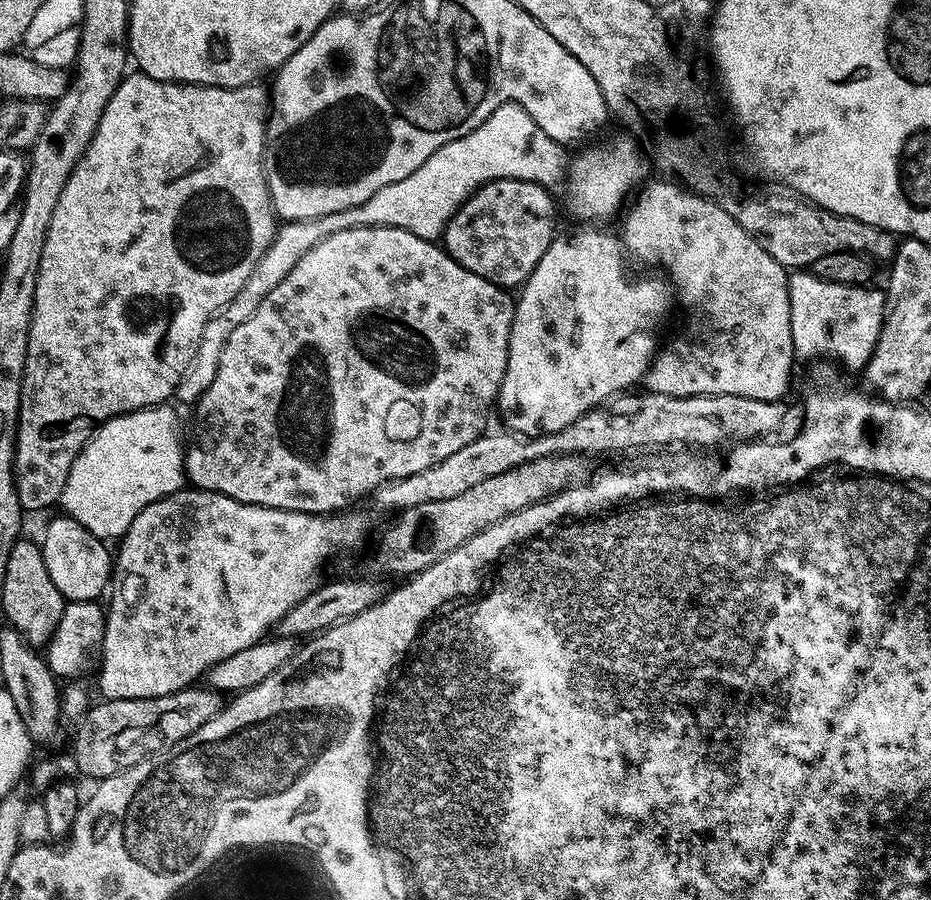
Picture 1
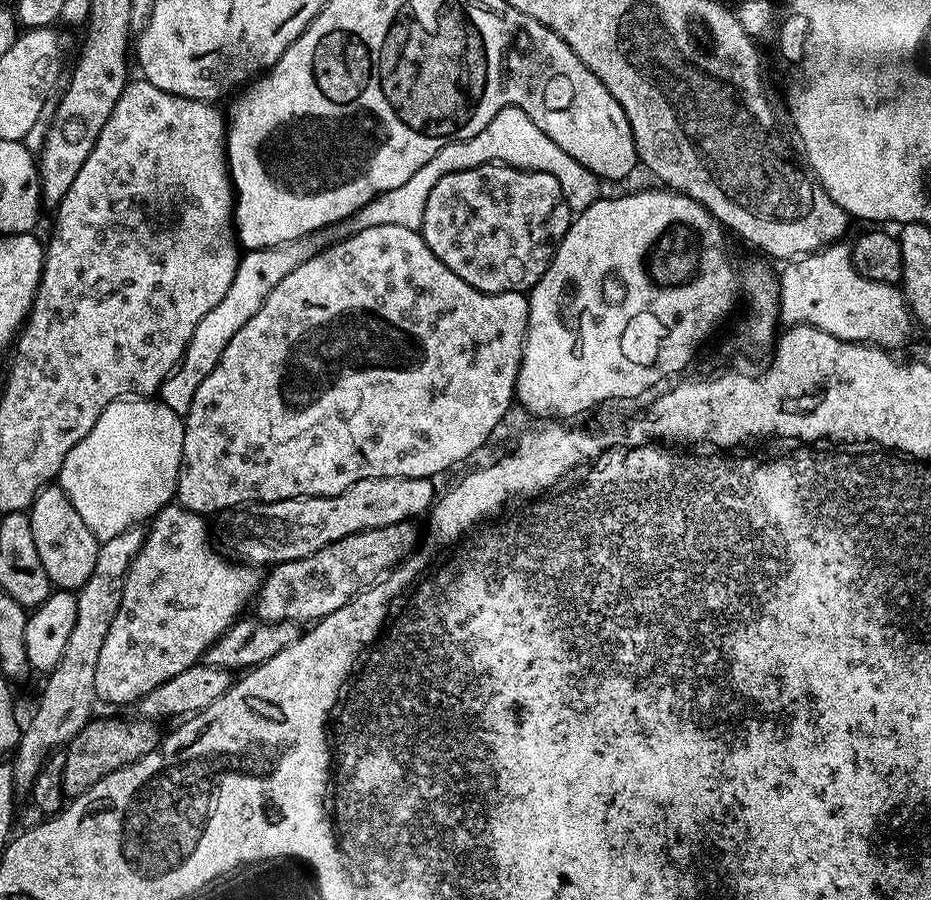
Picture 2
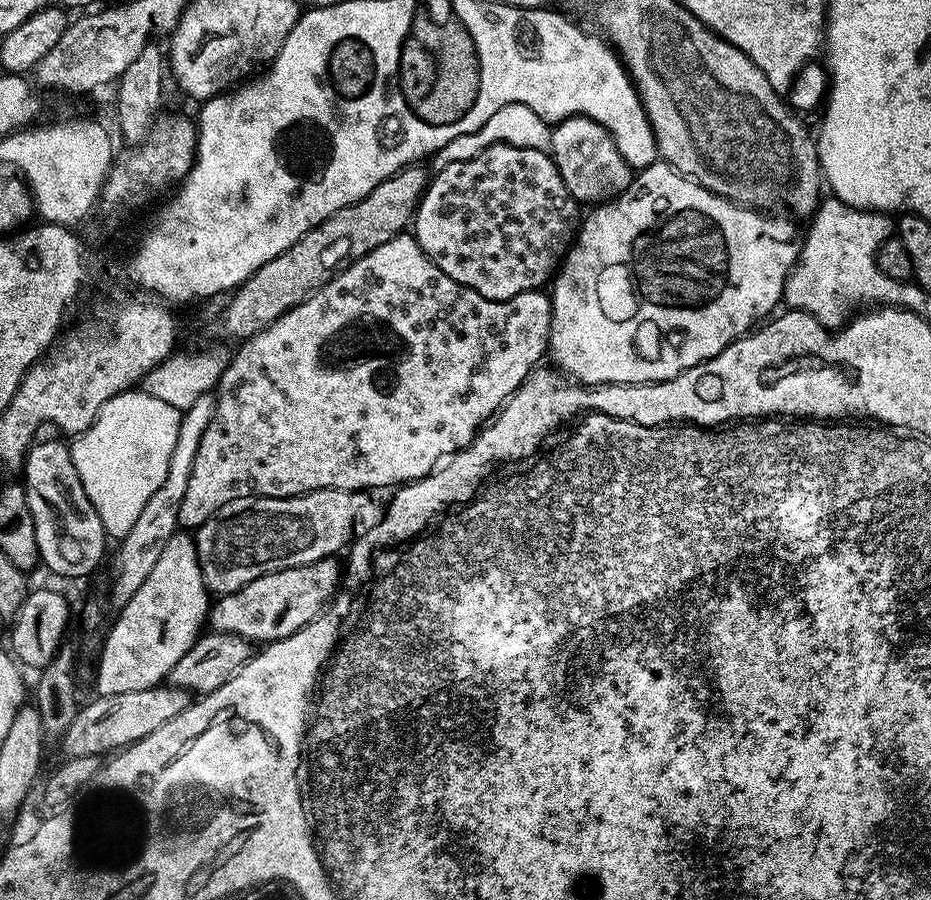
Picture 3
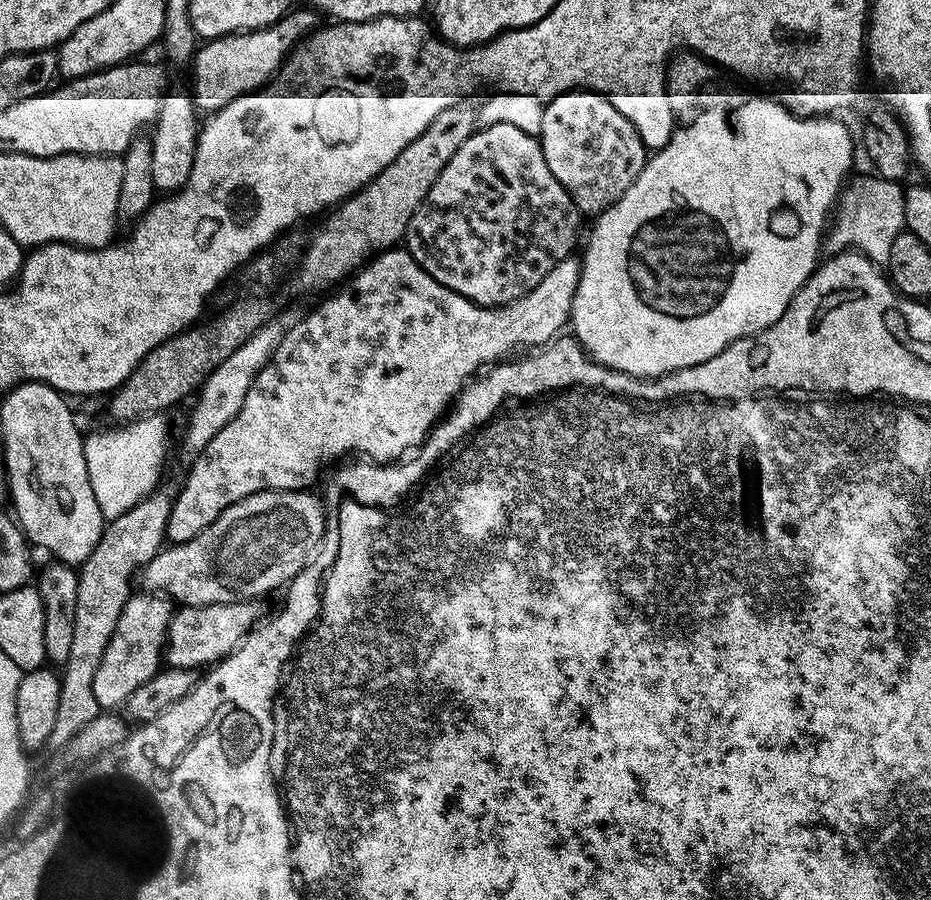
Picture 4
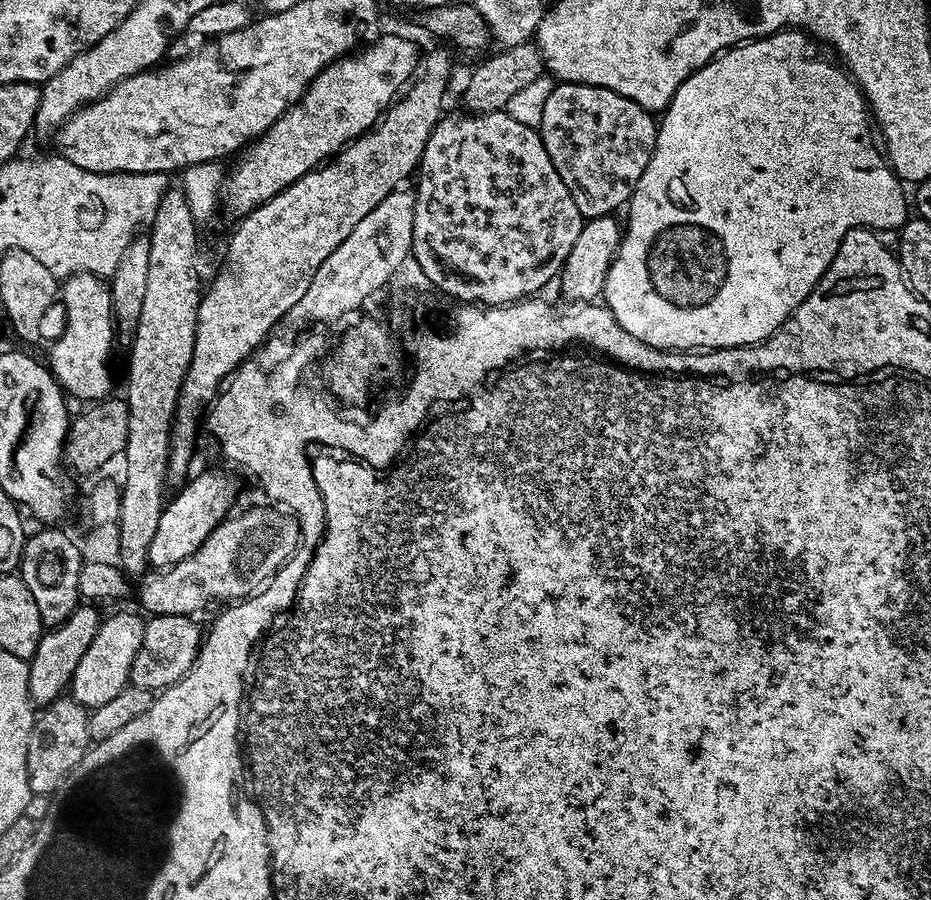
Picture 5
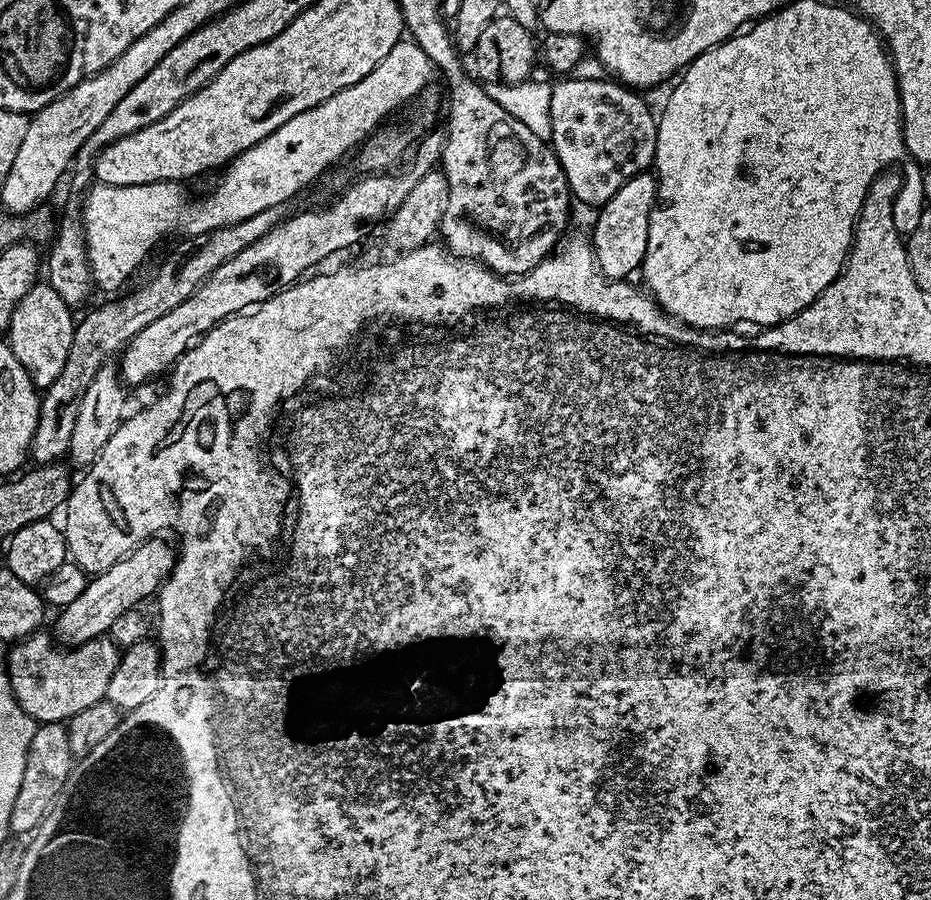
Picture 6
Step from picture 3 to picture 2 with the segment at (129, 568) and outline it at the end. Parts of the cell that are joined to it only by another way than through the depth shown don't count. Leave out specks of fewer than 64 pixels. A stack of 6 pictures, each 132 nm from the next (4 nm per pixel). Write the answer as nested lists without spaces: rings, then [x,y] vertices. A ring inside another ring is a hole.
[[[132,527],[116,538],[100,544],[98,558],[94,562],[94,570],[90,578],[79,589],[76,601],[78,602],[78,618],[74,622],[74,631],[70,634],[70,642],[66,642],[66,650],[58,662],[58,666],[47,673],[44,689],[40,692],[40,705],[32,716],[32,721],[23,725],[20,733],[20,742],[14,749],[11,757],[12,786],[17,797],[27,797],[32,791],[34,782],[42,770],[48,757],[53,752],[63,749],[81,730],[93,719],[92,707],[98,704],[94,690],[94,674],[98,670],[98,654],[102,654],[102,642],[106,642],[106,634],[110,630],[110,622],[114,622],[114,614],[118,614],[118,606],[122,602],[122,586],[128,567],[144,540],[144,532],[139,527]]]

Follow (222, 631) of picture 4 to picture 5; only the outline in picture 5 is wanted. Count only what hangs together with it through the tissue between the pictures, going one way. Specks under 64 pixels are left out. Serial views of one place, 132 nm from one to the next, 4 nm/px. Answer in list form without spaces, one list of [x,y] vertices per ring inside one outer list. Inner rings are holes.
[[[152,616],[144,628],[140,649],[135,649],[130,660],[132,684],[136,688],[171,688],[191,670],[202,647],[202,628],[187,616]]]

